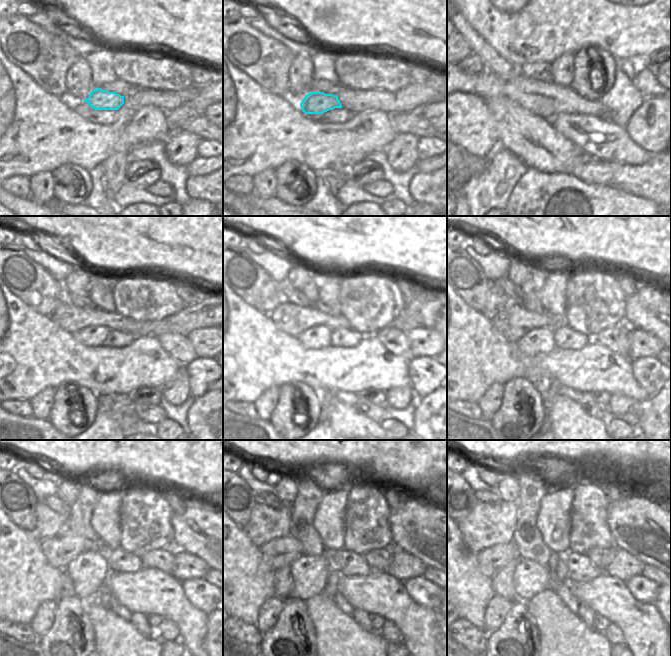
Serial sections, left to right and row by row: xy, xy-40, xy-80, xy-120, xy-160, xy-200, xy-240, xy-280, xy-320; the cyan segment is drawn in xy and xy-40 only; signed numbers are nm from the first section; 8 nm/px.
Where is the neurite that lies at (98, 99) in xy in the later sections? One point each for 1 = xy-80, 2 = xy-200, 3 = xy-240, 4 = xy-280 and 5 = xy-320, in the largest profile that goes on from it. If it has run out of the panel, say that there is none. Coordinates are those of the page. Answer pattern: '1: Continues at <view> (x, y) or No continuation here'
1: Continues at xy-80 (539, 102)
2: Continues at xy-200 (539, 340)
3: Continues at xy-240 (88, 572)
4: Continues at xy-280 (309, 574)
5: Continues at xy-320 (530, 578).

